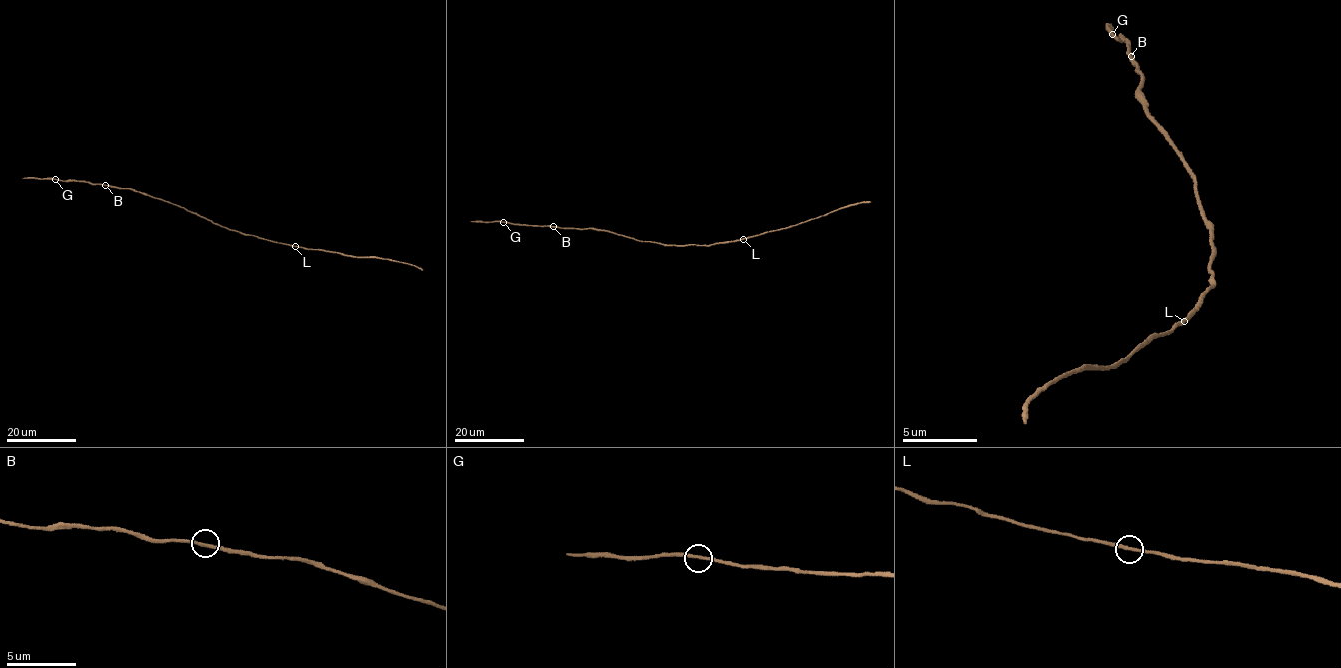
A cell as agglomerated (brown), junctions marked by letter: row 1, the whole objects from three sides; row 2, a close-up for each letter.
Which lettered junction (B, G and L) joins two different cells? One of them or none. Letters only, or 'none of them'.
none of them

